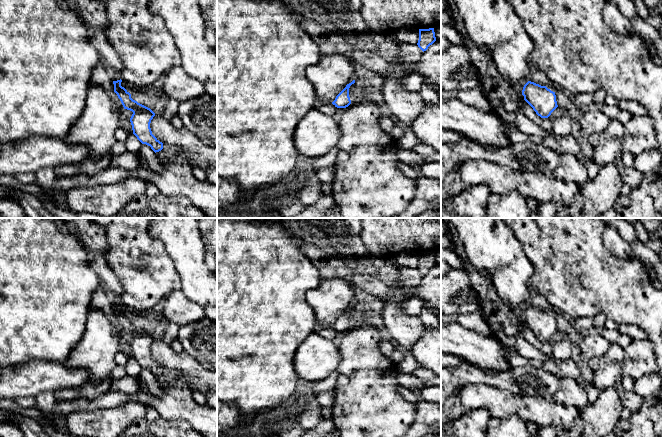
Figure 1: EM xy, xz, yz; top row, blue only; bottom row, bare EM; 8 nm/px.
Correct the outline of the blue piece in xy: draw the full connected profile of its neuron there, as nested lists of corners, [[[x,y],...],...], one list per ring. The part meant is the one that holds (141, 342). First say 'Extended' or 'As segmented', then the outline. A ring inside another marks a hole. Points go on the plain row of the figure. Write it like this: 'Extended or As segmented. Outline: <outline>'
Extended. Outline: [[[90,255],[89,267],[98,276],[100,287],[106,292],[114,308],[114,316],[120,323],[124,333],[133,336],[130,346],[133,358],[142,367],[151,371],[156,377],[163,373],[163,367],[153,358],[150,347],[155,337],[148,331],[138,327],[131,322],[131,318],[121,310],[123,300],[123,288],[104,259],[103,255]]]

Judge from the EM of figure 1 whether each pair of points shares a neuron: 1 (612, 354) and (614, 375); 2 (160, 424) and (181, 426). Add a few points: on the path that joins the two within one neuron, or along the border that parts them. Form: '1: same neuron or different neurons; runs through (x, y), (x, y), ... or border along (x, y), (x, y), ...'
1: same neuron; runs through (611, 359), (610, 370)
2: same neuron; runs through (165, 426), (176, 426)

